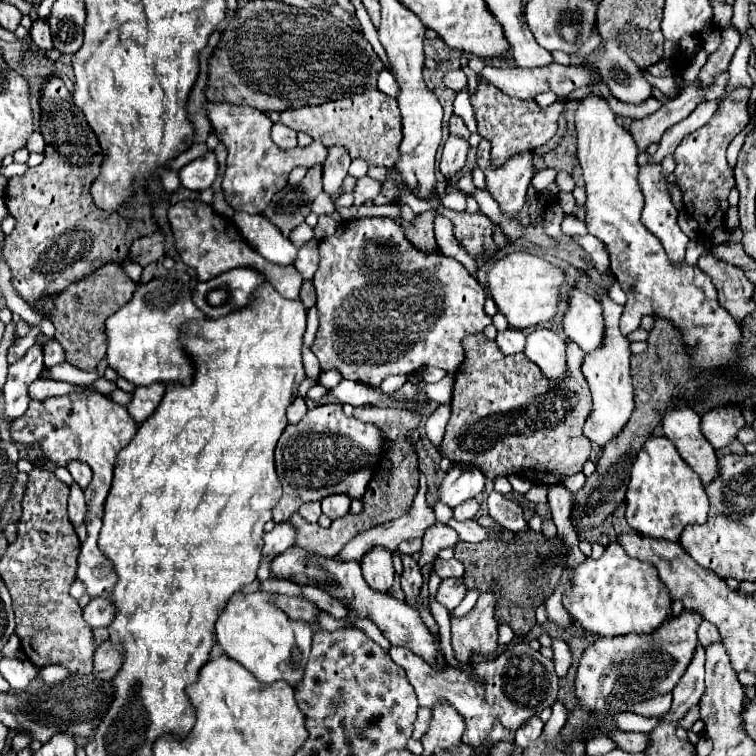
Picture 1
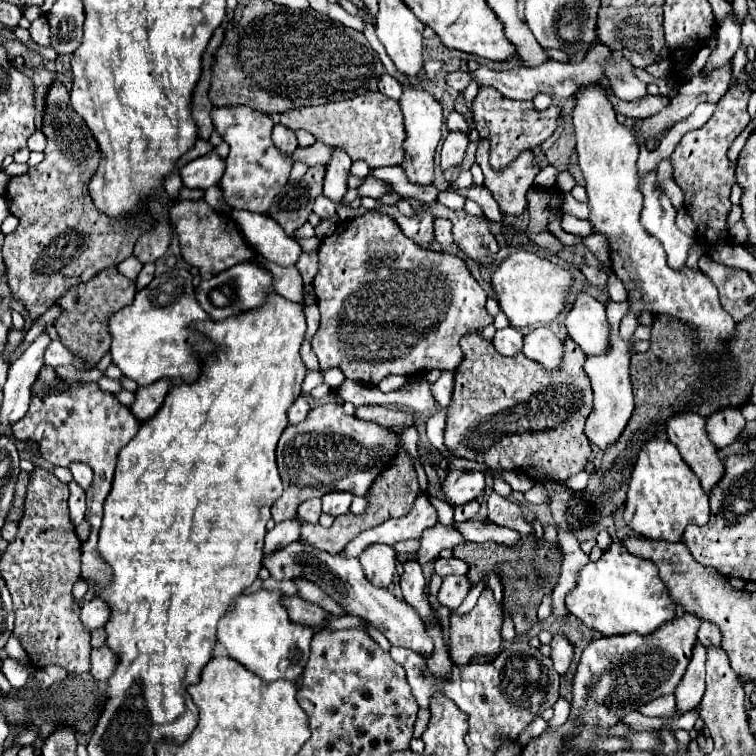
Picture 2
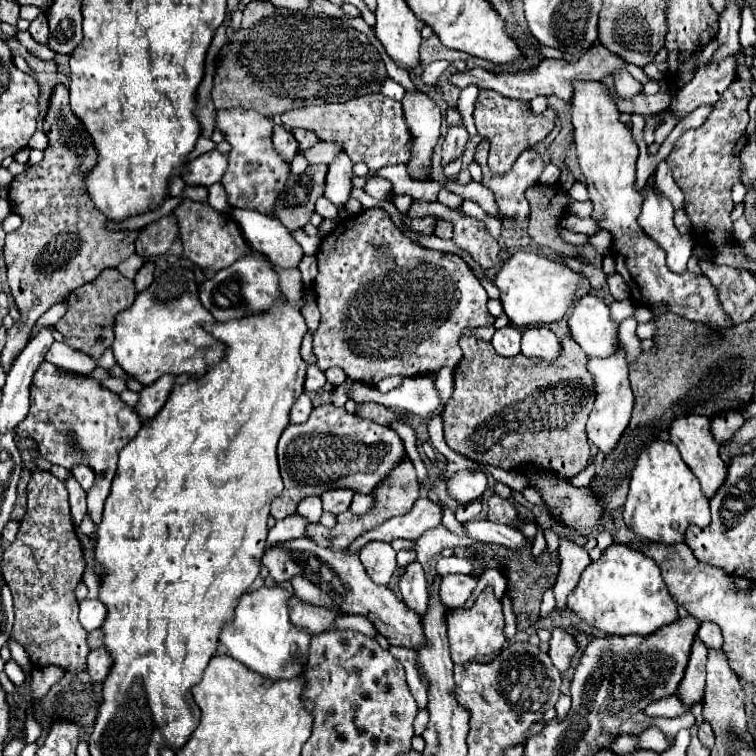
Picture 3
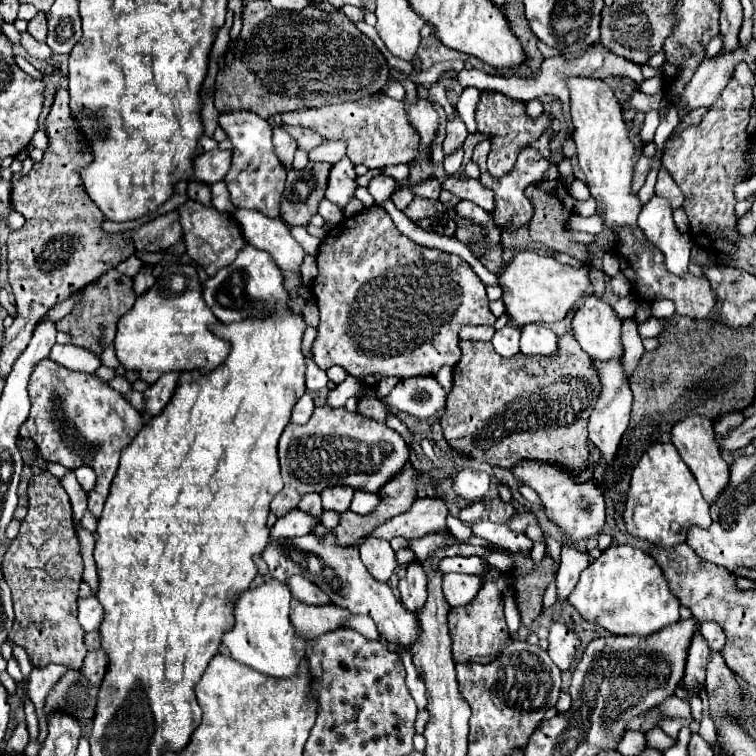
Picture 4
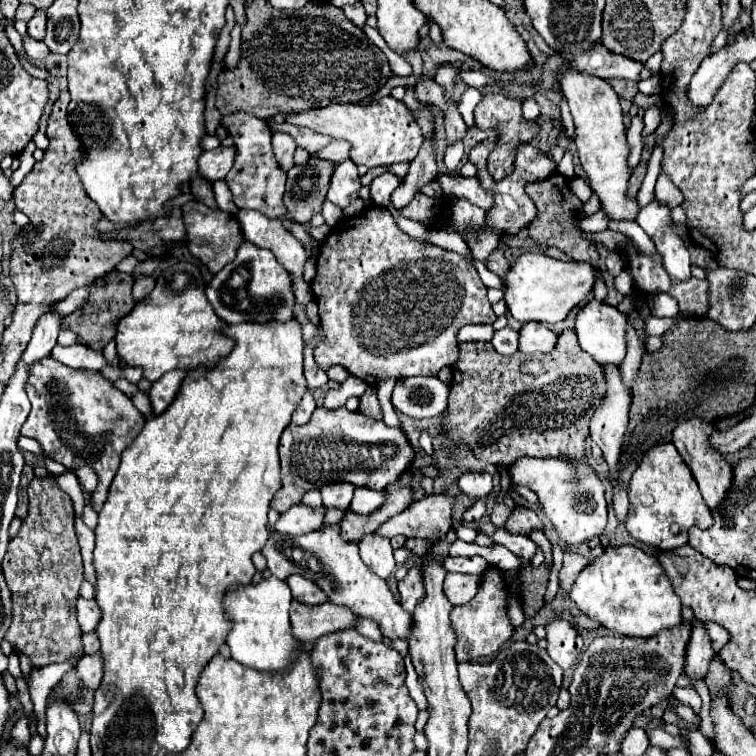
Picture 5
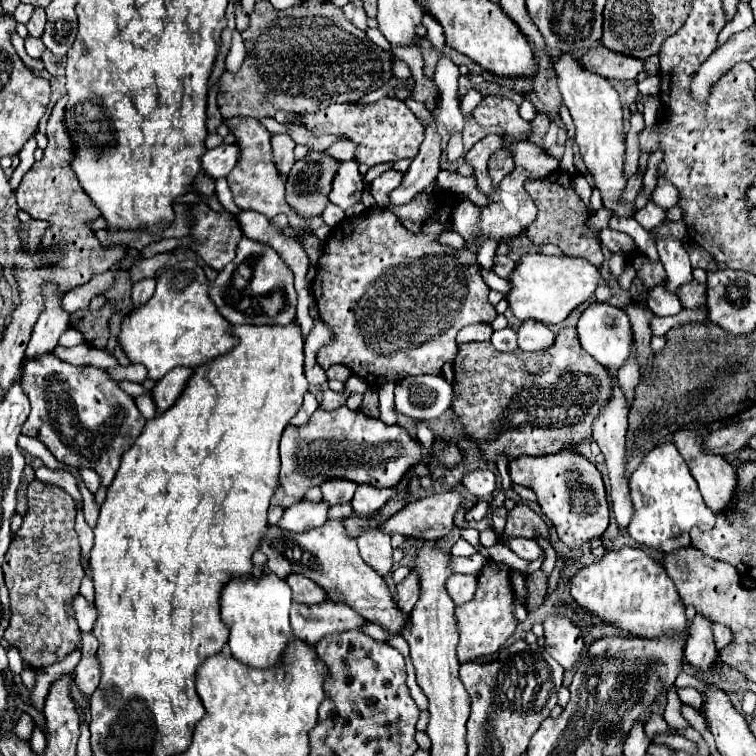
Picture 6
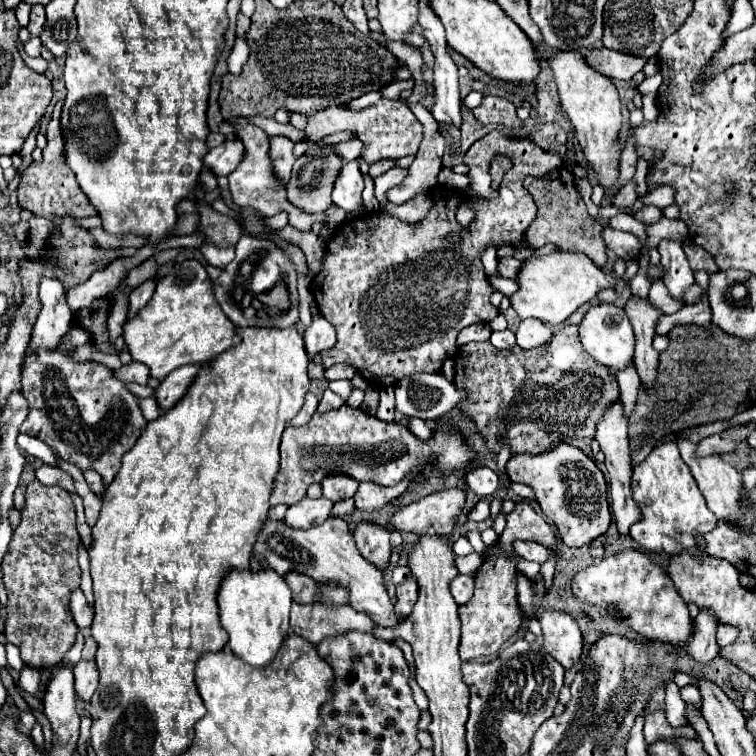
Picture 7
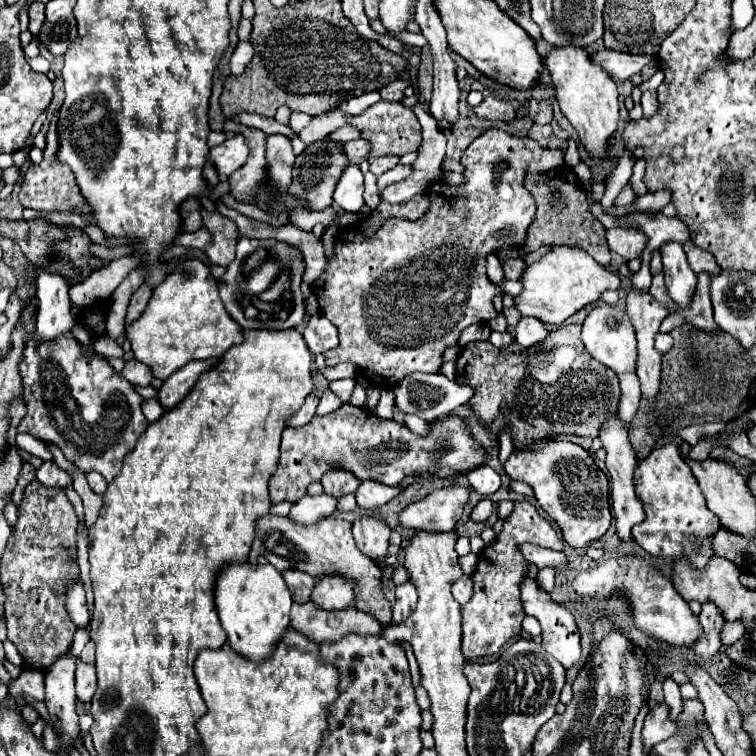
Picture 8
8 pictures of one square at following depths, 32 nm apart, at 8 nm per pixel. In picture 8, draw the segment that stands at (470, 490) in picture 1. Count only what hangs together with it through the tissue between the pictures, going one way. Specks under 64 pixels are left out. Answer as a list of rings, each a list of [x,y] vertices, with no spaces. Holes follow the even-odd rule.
[[[478,466],[468,472],[470,488],[482,496],[492,496],[500,488],[500,476],[490,466]]]

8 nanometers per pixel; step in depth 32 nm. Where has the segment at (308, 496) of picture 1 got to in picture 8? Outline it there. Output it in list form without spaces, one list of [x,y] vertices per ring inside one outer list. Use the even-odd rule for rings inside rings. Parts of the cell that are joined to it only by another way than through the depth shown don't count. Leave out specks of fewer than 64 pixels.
[[[342,404],[338,410],[326,416],[314,416],[306,426],[286,428],[282,432],[278,470],[270,480],[270,500],[278,502],[298,502],[310,482],[324,476],[328,468],[344,468],[352,472],[358,480],[374,480],[386,486],[396,486],[402,478],[412,474],[434,474],[434,476],[454,476],[464,474],[480,464],[484,464],[484,450],[472,440],[462,418],[446,416],[432,424],[430,434],[420,438],[410,432],[404,424],[394,420],[382,420],[364,408]]]

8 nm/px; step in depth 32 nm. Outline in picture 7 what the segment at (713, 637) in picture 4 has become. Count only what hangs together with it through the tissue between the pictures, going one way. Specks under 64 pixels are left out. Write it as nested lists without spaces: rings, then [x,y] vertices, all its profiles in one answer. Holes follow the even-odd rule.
[[[718,624],[716,638],[718,638],[718,646],[724,648],[724,646],[728,646],[728,644],[732,644],[736,640],[736,628],[730,628],[726,624]]]

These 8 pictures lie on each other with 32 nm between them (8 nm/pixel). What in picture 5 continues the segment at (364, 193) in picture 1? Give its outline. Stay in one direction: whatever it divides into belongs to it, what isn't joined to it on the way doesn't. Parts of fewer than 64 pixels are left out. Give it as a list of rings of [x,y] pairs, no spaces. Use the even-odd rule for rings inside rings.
[[[384,172],[382,176],[374,178],[372,184],[370,184],[370,194],[372,194],[374,204],[376,206],[386,206],[390,202],[390,194],[396,190],[398,184],[400,184],[400,180],[390,172]]]

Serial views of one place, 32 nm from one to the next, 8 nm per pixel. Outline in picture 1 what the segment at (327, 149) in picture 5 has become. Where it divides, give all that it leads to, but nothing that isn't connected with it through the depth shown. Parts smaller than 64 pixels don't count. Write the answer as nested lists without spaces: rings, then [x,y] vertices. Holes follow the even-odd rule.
[[[208,102],[206,110],[208,110],[208,120],[212,124],[212,132],[220,138],[220,142],[228,150],[222,192],[226,202],[236,212],[260,214],[262,208],[266,208],[266,204],[272,200],[272,196],[278,190],[286,188],[288,174],[296,166],[310,168],[314,164],[322,164],[322,160],[326,158],[326,146],[318,142],[312,142],[310,146],[304,146],[304,148],[296,146],[292,150],[280,150],[270,137],[273,122],[256,108]]]

